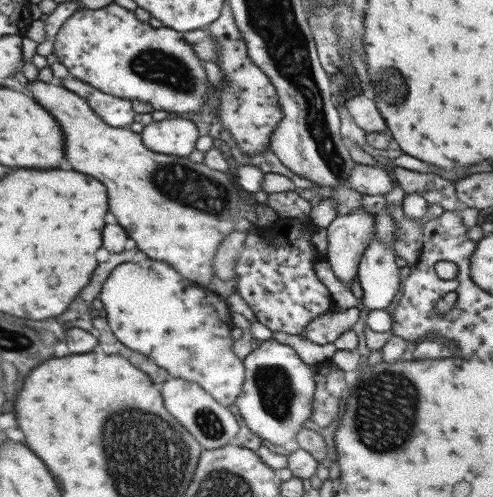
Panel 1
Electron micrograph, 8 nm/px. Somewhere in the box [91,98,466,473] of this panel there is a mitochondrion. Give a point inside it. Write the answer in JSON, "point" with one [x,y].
{"point":[384,409]}

